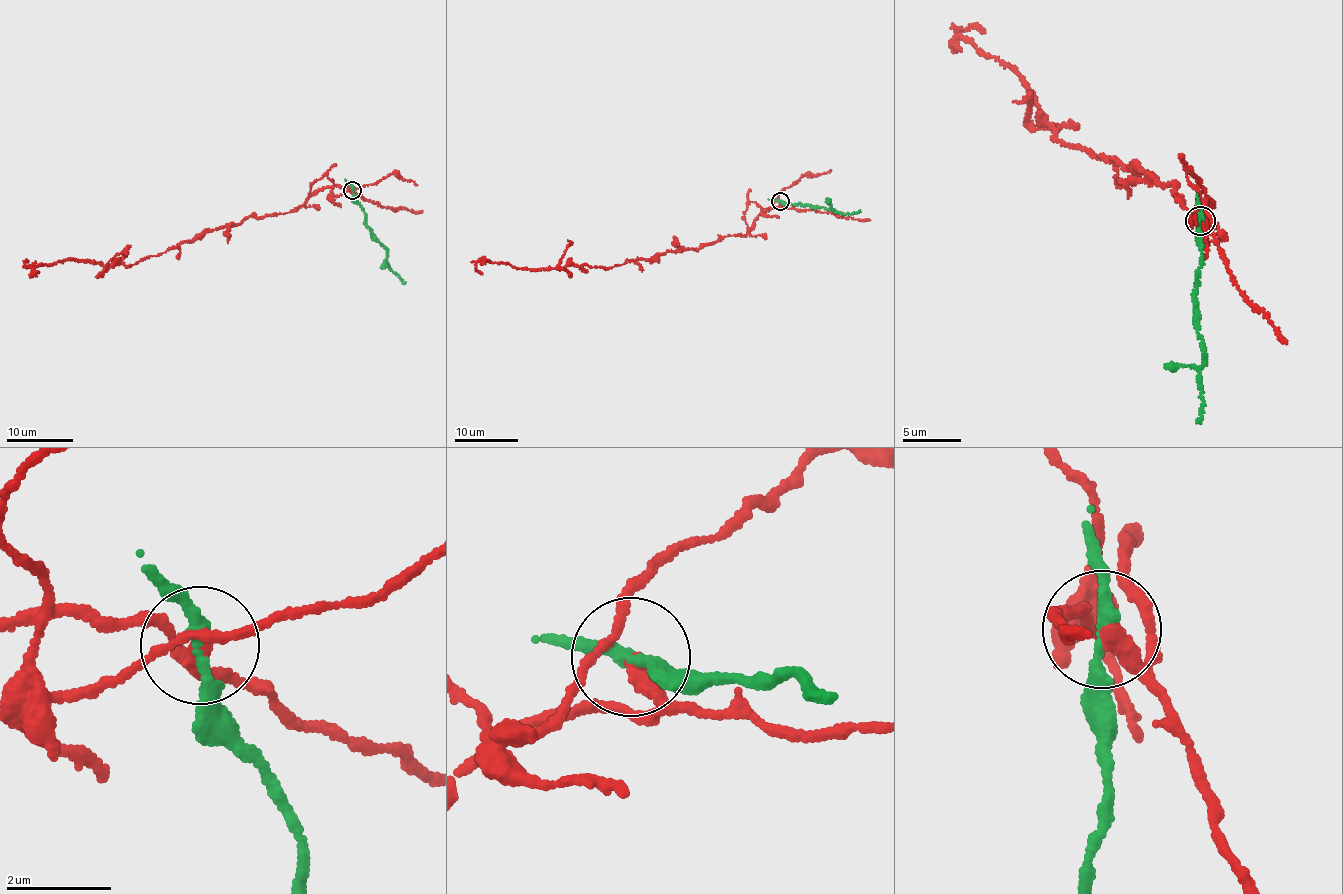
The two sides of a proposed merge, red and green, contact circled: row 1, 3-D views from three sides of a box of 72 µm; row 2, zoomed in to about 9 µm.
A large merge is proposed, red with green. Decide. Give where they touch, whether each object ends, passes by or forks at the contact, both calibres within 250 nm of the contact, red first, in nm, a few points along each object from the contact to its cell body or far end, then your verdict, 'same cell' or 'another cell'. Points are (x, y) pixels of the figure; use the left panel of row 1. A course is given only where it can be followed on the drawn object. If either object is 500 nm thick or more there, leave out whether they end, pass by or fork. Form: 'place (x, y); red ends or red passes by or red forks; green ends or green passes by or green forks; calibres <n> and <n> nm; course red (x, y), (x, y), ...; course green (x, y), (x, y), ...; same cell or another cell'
place (352, 190); red forks; green passes by; calibres 240 and 220 nm; course red (353, 190), (329, 186), (290, 212), (244, 218), (129, 266), (70, 260), (29, 268), (28, 261); course green (353, 190), (353, 199), (366, 215), (370, 234), (387, 251), (389, 269), (406, 282); another cell

